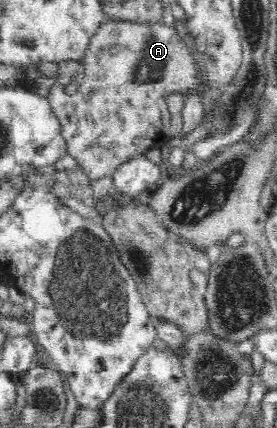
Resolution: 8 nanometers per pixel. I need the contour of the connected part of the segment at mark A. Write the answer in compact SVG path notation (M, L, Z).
M105 18L102 21L100 29L94 34L94 37L91 39L90 45L88 46L85 53L85 60L81 65L82 70L82 78L80 79L80 86L76 88L76 92L74 94L66 94L64 88L61 84L56 81L54 86L52 86L50 90L50 95L47 100L52 108L52 113L57 116L60 132L63 138L63 141L66 143L67 152L66 154L70 154L74 160L76 160L76 164L83 169L83 172L91 179L91 181L104 179L107 177L112 177L114 172L122 165L125 164L128 160L134 158L134 156L144 155L148 148L154 148L155 146L162 145L167 142L168 138L171 137L170 130L170 110L168 104L168 98L173 95L180 95L180 97L186 97L192 95L198 96L200 95L200 99L202 99L202 107L203 114L207 114L210 116L215 109L220 109L223 104L222 92L226 90L226 87L222 89L218 89L218 85L210 84L206 77L203 77L201 74L202 65L198 64L197 57L197 46L195 44L188 44L186 40L192 40L190 36L184 38L182 34L178 34L178 30L176 28L172 28L172 26L168 26L168 24L164 24L164 21L129 21L126 19L112 19Z

